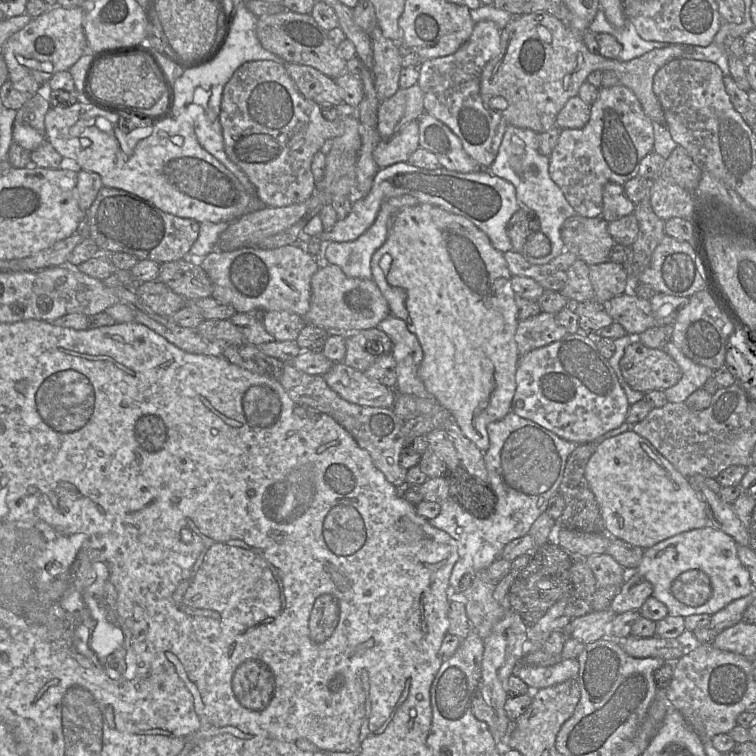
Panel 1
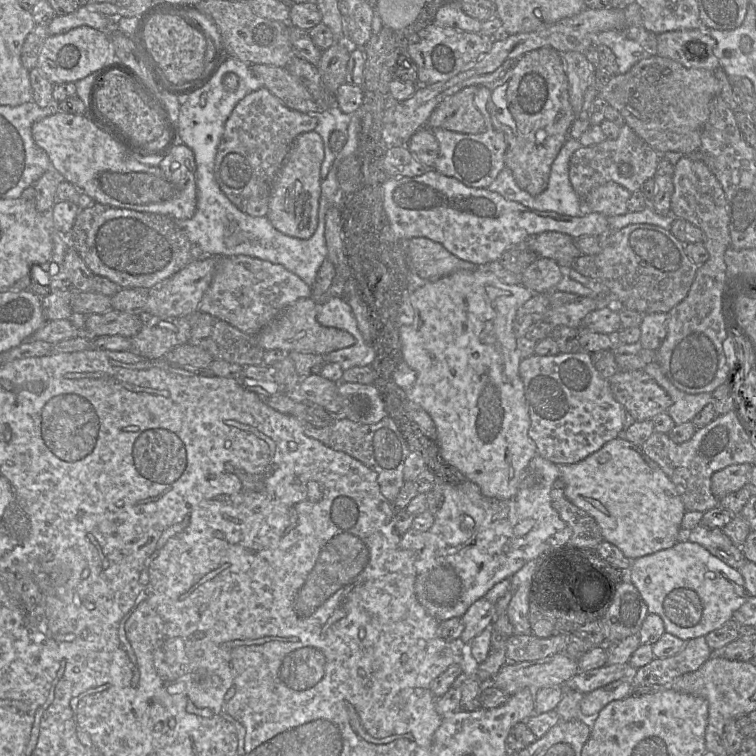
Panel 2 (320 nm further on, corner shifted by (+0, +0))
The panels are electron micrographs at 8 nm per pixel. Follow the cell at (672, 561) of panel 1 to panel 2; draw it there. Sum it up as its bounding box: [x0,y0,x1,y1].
[624,541,748,642]

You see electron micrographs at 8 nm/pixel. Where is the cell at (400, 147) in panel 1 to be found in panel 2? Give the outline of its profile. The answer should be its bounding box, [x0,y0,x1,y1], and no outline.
[426,86,485,134]

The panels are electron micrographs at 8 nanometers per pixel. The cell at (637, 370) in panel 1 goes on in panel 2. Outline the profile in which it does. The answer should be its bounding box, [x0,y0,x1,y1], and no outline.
[608,370,671,422]

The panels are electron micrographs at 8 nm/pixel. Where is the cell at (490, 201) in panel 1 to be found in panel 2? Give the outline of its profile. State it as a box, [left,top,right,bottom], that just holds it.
[381,168,610,266]

